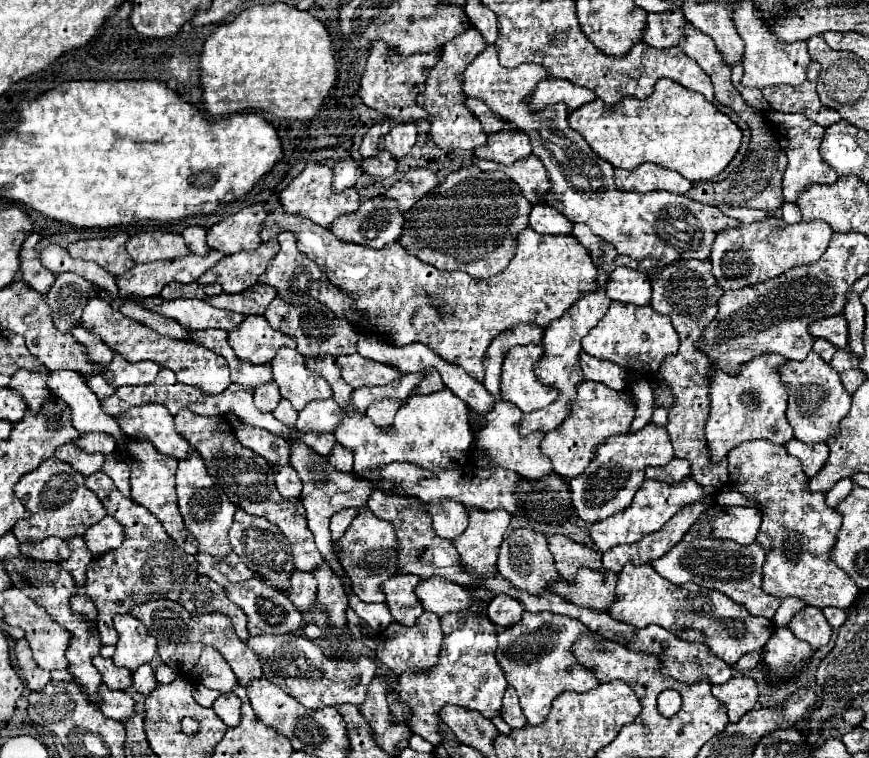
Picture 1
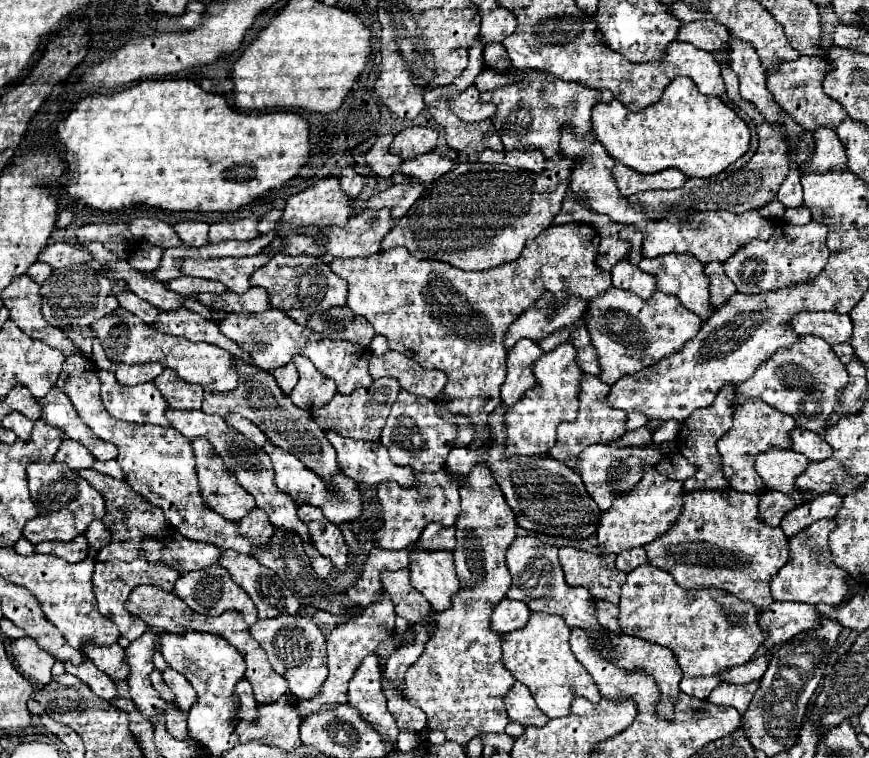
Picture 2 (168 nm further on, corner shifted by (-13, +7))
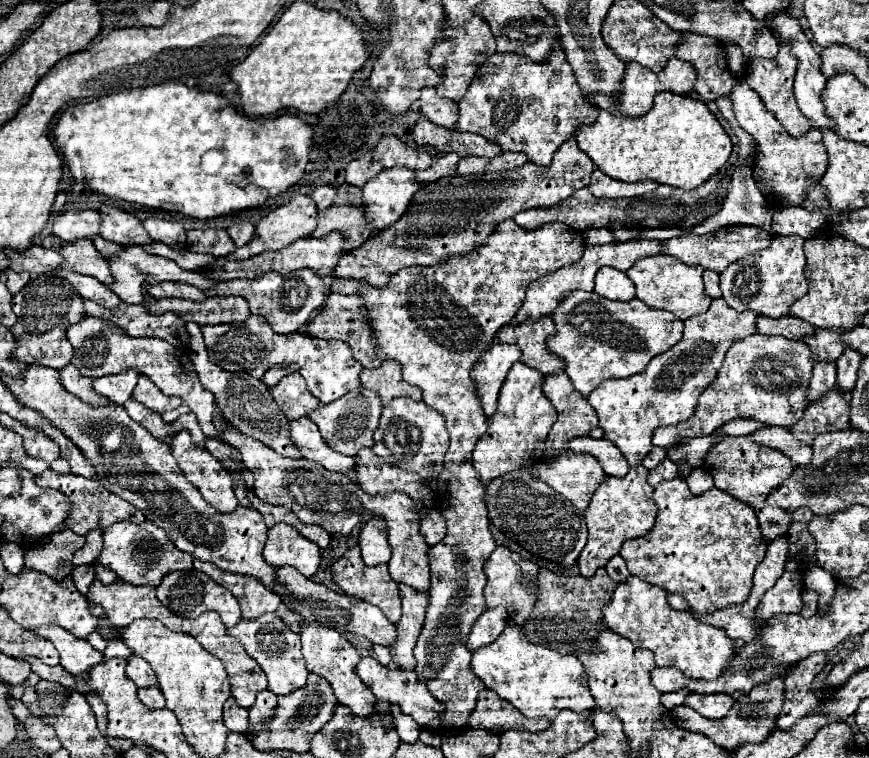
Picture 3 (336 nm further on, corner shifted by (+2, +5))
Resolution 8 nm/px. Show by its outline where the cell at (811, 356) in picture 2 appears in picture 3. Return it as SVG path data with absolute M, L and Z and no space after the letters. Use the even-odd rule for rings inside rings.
M752 334L732 344L726 352L724 364L716 374L716 380L700 394L698 406L692 418L674 426L660 426L654 432L652 444L660 448L678 446L686 438L710 436L718 426L748 416L766 426L790 428L806 410L808 382L812 374L812 352L804 342L784 336Z

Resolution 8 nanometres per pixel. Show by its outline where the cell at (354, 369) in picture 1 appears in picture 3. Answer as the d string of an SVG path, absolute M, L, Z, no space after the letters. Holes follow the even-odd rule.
M386 360L376 370L364 370L360 374L360 380L364 388L370 388L380 396L382 406L388 406L390 400L398 396L410 396L414 400L422 400L420 388L402 380L400 364L396 360Z

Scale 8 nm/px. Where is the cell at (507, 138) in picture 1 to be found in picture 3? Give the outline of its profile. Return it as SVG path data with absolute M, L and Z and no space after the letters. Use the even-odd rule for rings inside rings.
M558 40L552 44L552 56L546 64L536 64L526 56L496 52L480 66L472 86L458 106L460 116L454 130L480 134L508 152L524 152L528 160L538 166L550 164L552 154L564 140L568 140L580 126L594 124L598 118L598 108L584 102Z

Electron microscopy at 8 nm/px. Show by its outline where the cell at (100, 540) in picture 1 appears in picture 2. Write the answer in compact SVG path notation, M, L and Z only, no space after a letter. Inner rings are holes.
M95 520L89 524L85 538L87 538L91 550L101 550L103 546L107 546L111 542L111 530L107 530L107 526L103 526L101 520Z

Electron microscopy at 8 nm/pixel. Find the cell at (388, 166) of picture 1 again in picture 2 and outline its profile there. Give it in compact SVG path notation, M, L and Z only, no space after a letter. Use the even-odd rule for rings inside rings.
M429 152L429 154L421 154L419 158L403 160L399 166L399 172L413 176L421 182L433 182L439 176L443 176L445 172L449 172L451 168L453 168L453 162L449 158L439 156L435 152Z

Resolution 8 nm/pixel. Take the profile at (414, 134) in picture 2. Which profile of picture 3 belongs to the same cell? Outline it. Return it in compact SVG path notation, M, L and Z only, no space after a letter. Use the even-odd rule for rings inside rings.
M384 136L378 142L374 150L374 160L380 162L384 168L406 166L410 170L424 170L424 168L430 168L432 164L432 158L426 150L410 148L396 136Z

